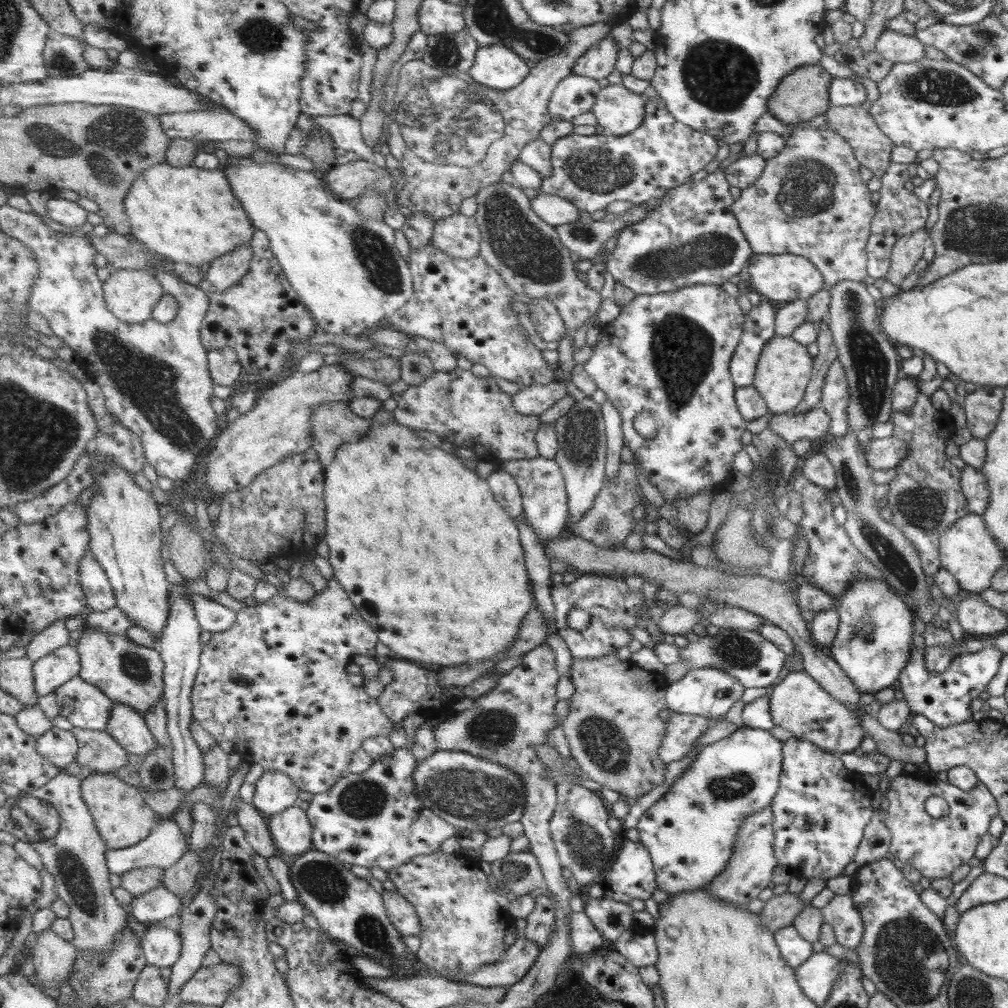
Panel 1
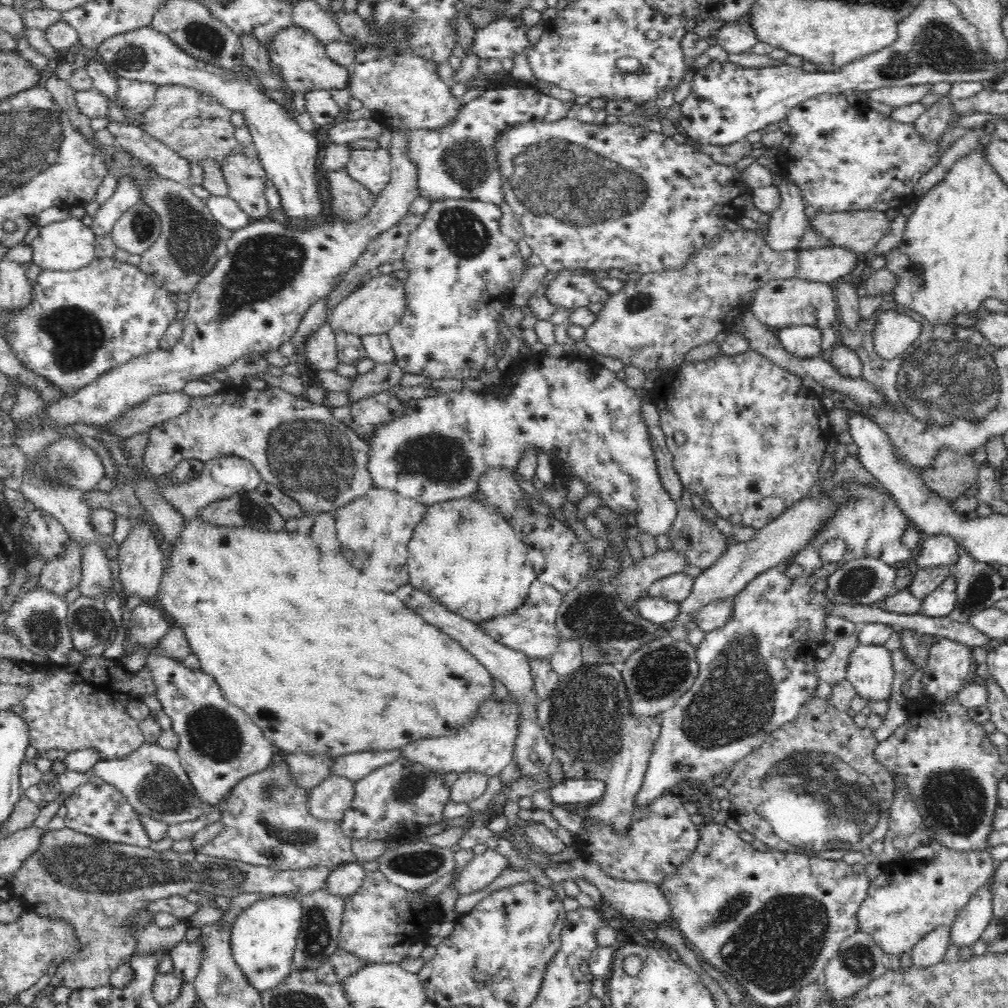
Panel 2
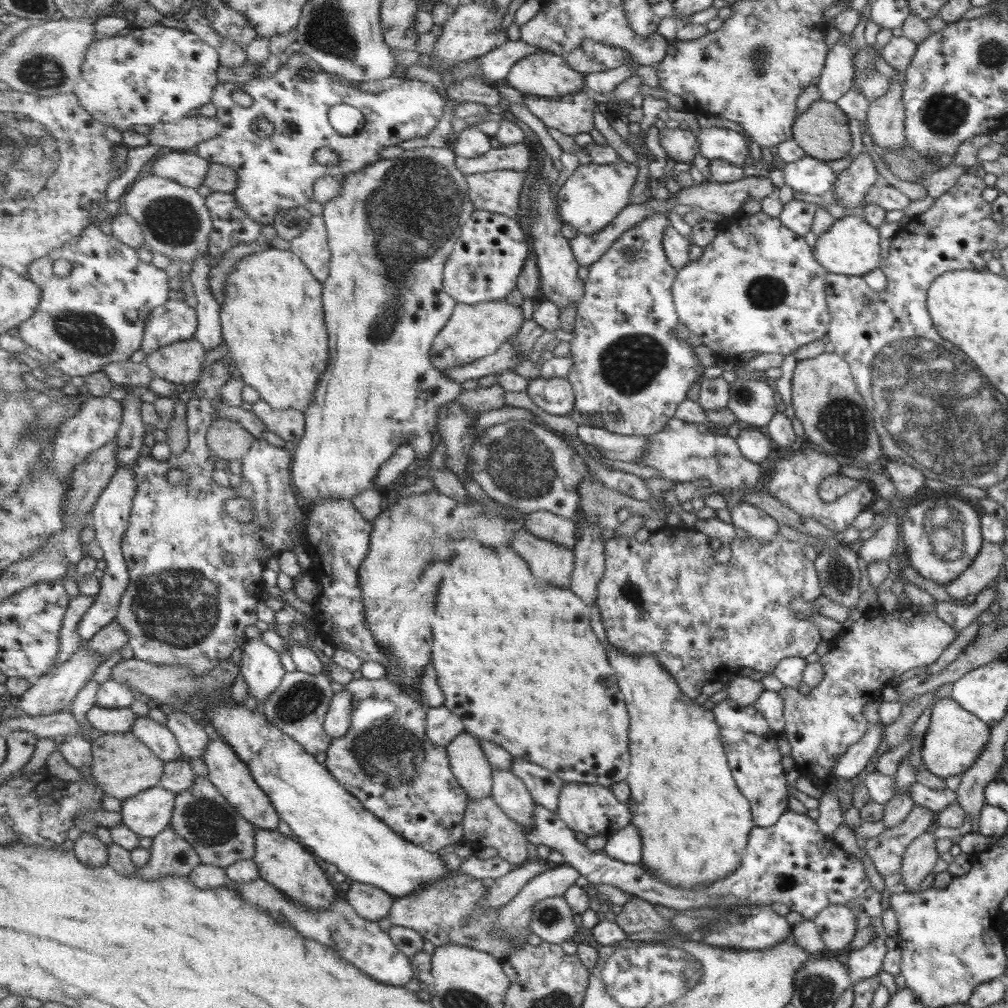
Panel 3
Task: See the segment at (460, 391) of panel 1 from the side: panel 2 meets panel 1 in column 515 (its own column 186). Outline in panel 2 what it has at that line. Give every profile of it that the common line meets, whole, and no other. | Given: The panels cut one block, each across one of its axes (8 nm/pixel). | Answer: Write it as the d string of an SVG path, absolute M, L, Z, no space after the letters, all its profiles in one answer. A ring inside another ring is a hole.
M227 385L226 388L222 388L220 391L216 392L214 396L198 396L191 397L190 404L188 408L176 416L176 418L170 419L166 422L161 422L157 424L152 429L148 430L148 443L145 451L145 462L146 467L148 467L148 472L152 473L157 477L161 475L168 475L178 467L183 460L197 459L202 461L202 463L209 462L210 460L221 458L221 456L236 455L240 458L246 458L260 473L261 481L268 482L270 485L278 487L282 490L284 494L290 496L295 502L298 502L305 513L310 513L311 515L335 511L341 506L346 506L346 503L353 502L355 499L361 498L364 494L369 492L370 488L373 488L373 481L370 477L370 473L367 468L368 458L369 458L369 448L368 443L362 438L360 438L349 425L335 419L332 414L330 406L320 406L310 400L308 400L304 394L297 396L280 387L271 387L269 389L260 391L256 389L250 389L248 386L242 385Z

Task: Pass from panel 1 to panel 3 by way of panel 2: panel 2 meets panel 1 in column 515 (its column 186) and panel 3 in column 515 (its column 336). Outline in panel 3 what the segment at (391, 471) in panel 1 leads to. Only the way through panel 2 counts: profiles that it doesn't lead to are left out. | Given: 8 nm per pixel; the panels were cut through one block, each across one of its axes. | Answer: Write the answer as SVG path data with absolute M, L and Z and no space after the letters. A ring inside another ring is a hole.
M475 546L475 550L452 558L439 590L435 618L431 620L431 628L435 632L433 642L430 641L432 663L438 672L439 686L446 694L444 705L463 719L466 731L481 740L497 743L517 758L547 767L566 783L597 784L611 788L616 782L627 781L631 766L630 711L619 686L619 675L610 663L608 650L591 628L591 607L569 588L557 587L545 578L539 578L526 559L511 546L499 546L497 550Z

